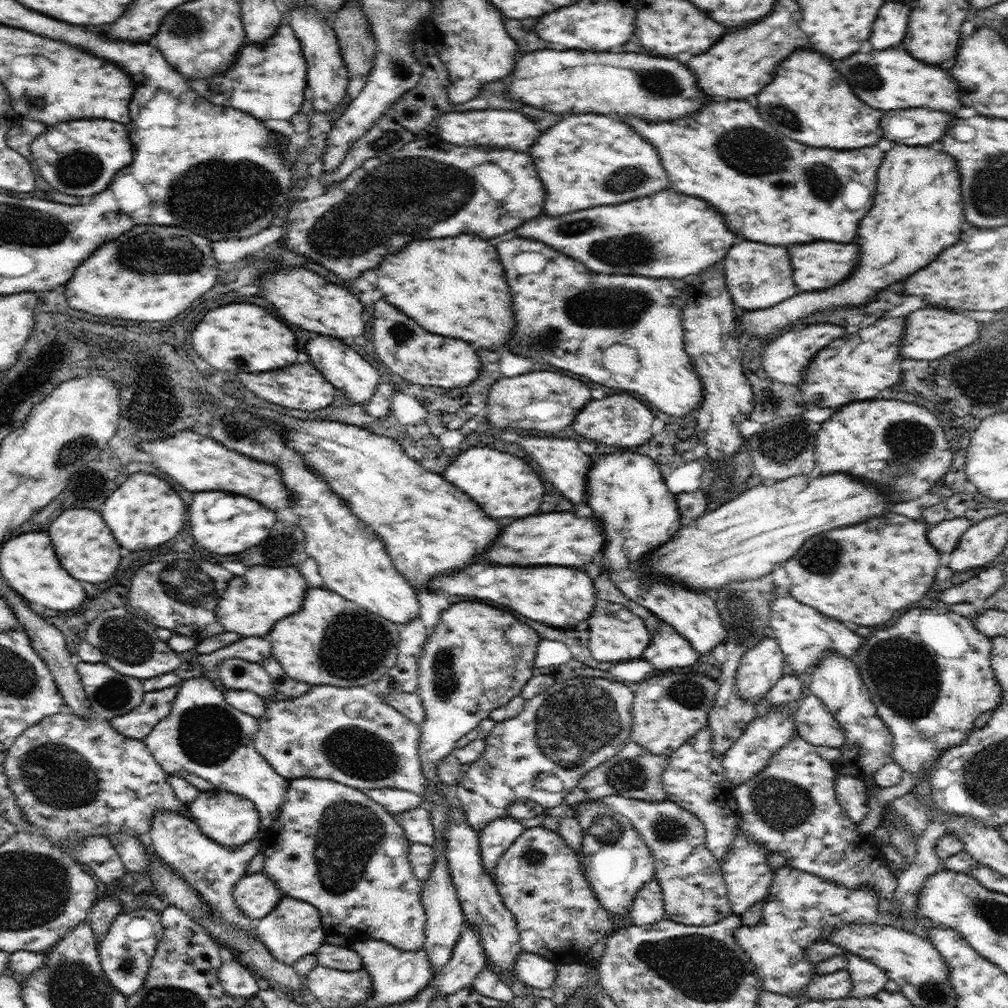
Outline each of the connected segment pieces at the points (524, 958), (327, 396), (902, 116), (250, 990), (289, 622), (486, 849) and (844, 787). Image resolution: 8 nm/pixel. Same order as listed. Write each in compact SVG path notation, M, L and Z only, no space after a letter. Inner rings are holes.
M524 950L520 951L514 970L519 981L533 988L552 988L557 977L556 964Z
M292 364L292 366L288 366L288 368L280 368L280 370L270 370L270 372L262 372L262 374L248 374L248 372L240 372L238 374L240 376L240 380L244 382L244 386L248 386L256 396L260 396L260 398L264 398L264 400L268 400L268 402L276 402L276 404L280 404L280 406L286 406L286 408L298 408L298 410L308 410L308 412L316 412L316 410L320 410L320 408L324 408L324 410L330 410L330 408L326 408L328 404L334 404L340 398L336 394L338 392L335 386L332 386L330 382L326 382L324 380L324 376L320 374L320 370L318 368L314 368L312 364Z
M906 108L892 112L892 124L890 124L890 112L886 112L882 116L882 130L884 138L892 142L926 146L944 136L944 130L952 118L954 114L946 114L940 110Z
M228 956L220 967L218 978L224 990L234 998L254 996L263 987L250 969Z
M326 587L308 588L302 608L293 615L278 620L268 634L271 655L292 680L313 686L328 684L340 688L364 687L376 684L396 665L400 629L396 623L375 612L346 600Z
M506 816L494 819L479 832L482 864L493 880L498 859L526 829L518 819Z
M837 776L836 792L838 802L850 817L850 820L859 822L868 814L868 795L866 784L852 776Z

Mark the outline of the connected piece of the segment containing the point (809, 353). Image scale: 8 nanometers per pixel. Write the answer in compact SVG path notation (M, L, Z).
M810 324L802 330L790 330L784 332L782 336L778 336L774 342L770 342L764 348L762 354L762 368L776 380L787 384L791 388L799 386L803 379L803 370L807 364L818 354L818 350L822 350L826 344L830 344L836 338L842 338L846 334L846 330L842 326L836 324Z

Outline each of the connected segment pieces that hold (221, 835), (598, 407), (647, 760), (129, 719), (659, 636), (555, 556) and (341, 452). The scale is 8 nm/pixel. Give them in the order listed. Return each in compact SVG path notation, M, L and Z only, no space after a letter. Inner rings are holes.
M216 787L200 791L198 798L190 803L189 810L191 819L206 836L230 848L246 844L262 828L258 809L251 800Z
M614 394L604 400L592 400L590 404L586 404L586 408L582 408L578 418L574 420L574 430L588 436L590 440L608 446L640 446L652 438L652 422L654 414L648 406L628 394Z
M628 740L619 751L614 753L614 756L586 772L579 784L565 796L564 804L577 805L582 801L604 798L612 794L655 803L666 800L662 774L668 763L669 755L654 754L647 748Z
M173 671L155 678L142 679L145 692L142 704L131 712L111 718L109 723L120 734L140 740L148 736L155 724L170 714L172 703L180 690L180 671Z
M652 614L644 622L652 634L652 642L642 656L652 664L654 670L667 671L690 667L698 661L699 653L694 651L690 642L678 634L672 626L664 624Z
M548 512L542 516L528 516L516 520L502 530L502 536L488 548L486 558L496 564L560 564L586 568L594 554L602 552L604 532L598 518L578 518L572 512Z
M326 416L326 420L316 422L300 419L298 422L284 422L284 426L288 428L288 432L283 432L285 439L288 438L286 446L301 452L310 470L326 480L331 490L346 501L350 510L384 541L393 565L416 591L431 592L429 584L435 576L464 570L466 566L482 558L484 550L502 530L498 520L490 520L490 516L486 516L486 512L464 492L460 494L454 484L450 484L448 480L444 482L444 478L429 471L426 464L420 464L412 456L408 456L397 440L376 436L374 432L354 424L338 422L332 416Z

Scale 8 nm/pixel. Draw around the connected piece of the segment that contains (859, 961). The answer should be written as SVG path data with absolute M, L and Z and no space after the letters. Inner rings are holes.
M847 954L846 965L853 984L850 997L872 996L884 989L884 985L889 980L890 975L887 972L861 956Z

